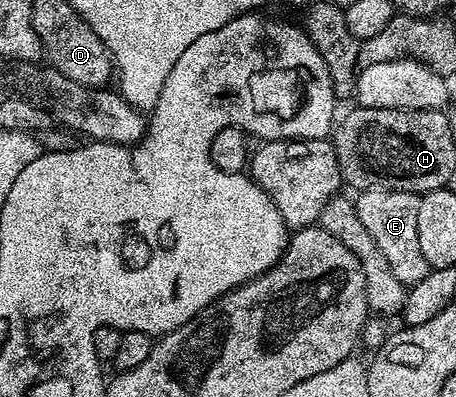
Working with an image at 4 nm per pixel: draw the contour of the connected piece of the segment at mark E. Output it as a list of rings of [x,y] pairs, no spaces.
[[[363,190],[356,195],[359,220],[371,235],[371,240],[379,247],[379,252],[387,260],[391,272],[406,288],[419,284],[431,269],[423,248],[419,248],[419,198],[418,195],[402,190]]]

